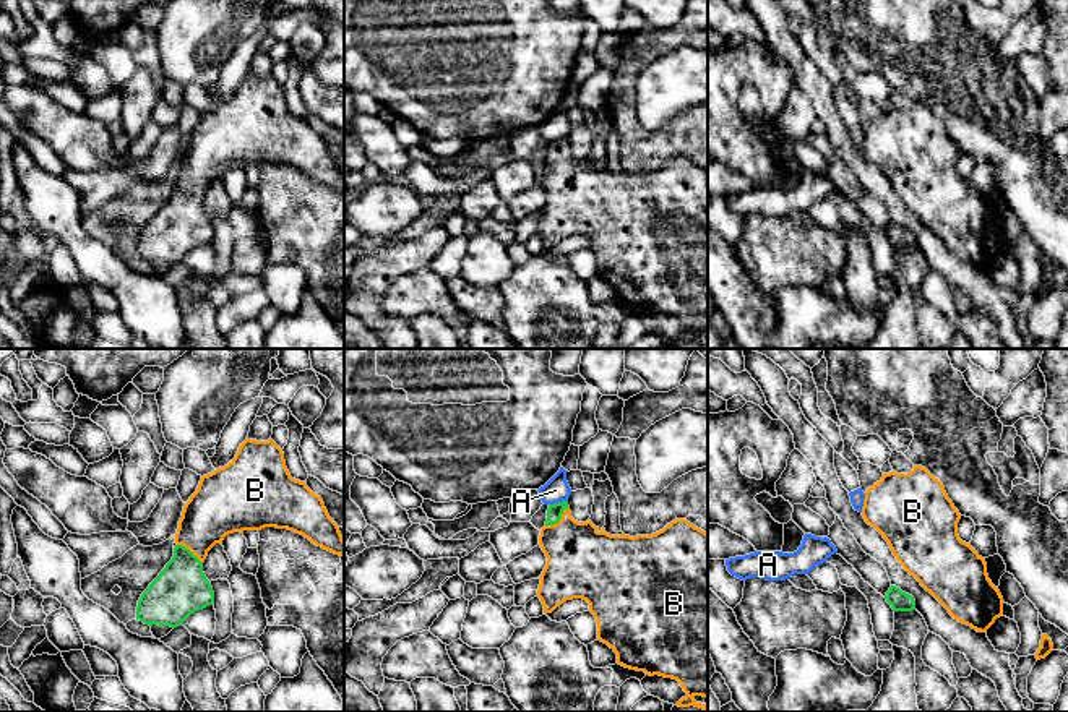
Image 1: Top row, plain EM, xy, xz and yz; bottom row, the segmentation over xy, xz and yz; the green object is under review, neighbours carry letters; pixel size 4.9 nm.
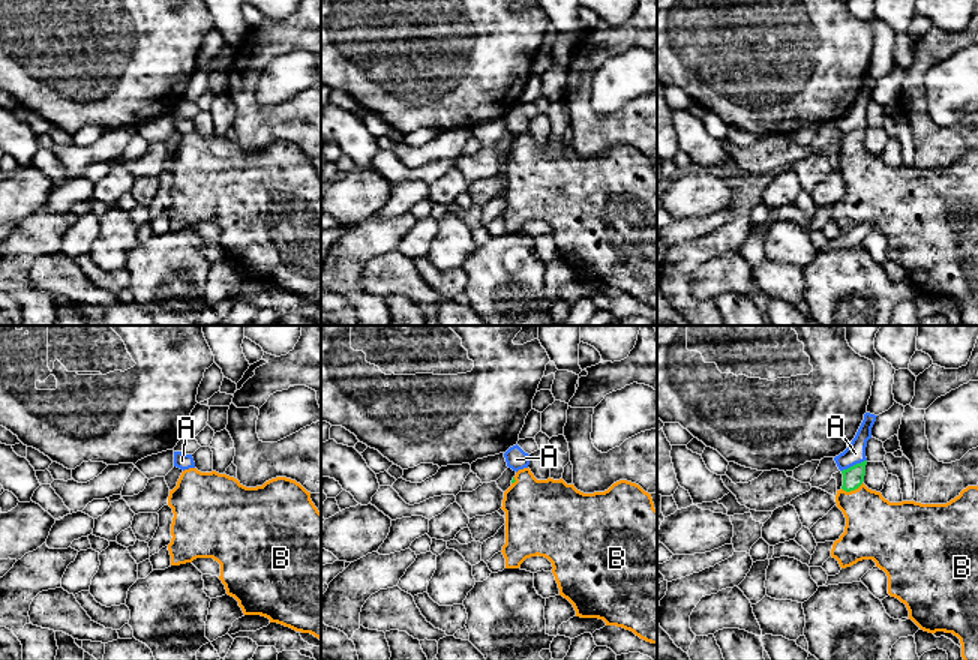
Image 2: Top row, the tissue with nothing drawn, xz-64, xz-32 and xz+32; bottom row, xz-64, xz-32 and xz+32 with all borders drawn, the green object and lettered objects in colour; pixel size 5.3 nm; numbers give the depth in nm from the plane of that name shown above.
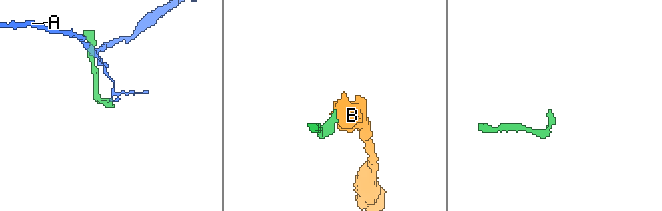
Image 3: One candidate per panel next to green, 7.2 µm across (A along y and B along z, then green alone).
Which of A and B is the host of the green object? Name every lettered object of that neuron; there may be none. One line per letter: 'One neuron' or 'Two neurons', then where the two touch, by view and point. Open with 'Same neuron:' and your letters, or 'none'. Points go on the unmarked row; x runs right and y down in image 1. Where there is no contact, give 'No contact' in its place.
Same neuron: B
A: Two neurons. Touches green at xz (557, 140)
B: One neuron. Touches green at xz (559, 156)

